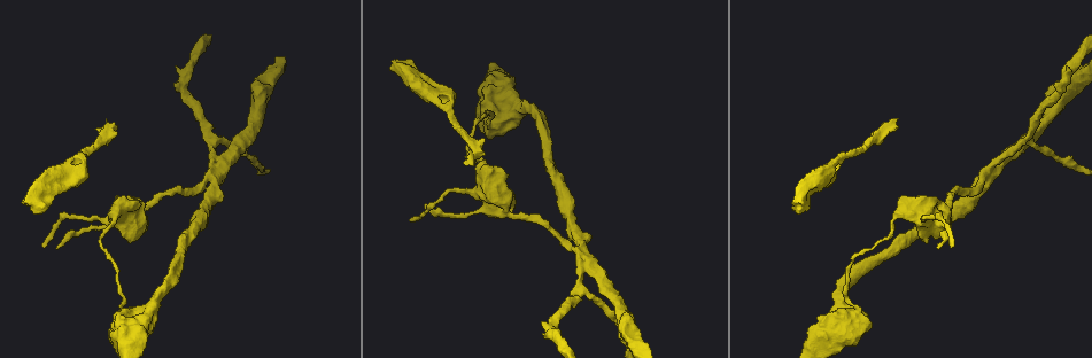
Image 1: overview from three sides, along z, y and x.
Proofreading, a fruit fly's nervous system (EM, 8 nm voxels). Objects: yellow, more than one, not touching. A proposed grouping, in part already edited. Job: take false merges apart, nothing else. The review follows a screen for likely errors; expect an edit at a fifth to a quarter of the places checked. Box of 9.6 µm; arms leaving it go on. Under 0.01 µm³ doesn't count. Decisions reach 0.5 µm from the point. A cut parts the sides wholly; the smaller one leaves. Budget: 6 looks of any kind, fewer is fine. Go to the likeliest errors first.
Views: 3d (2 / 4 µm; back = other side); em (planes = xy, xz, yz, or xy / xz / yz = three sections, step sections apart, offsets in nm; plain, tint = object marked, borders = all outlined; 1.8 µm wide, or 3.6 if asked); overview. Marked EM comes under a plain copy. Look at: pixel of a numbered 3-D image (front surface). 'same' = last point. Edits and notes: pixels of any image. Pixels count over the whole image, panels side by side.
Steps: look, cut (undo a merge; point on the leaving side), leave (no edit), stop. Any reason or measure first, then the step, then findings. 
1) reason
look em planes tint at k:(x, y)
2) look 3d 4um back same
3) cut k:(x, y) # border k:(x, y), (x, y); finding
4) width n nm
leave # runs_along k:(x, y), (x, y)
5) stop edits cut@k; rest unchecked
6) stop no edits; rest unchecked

calibre changes
look em 3.6um planes tint at 1:(147, 208)

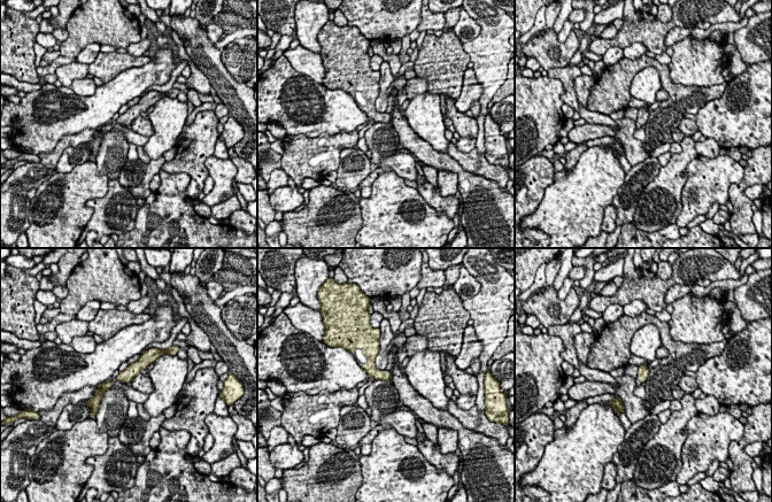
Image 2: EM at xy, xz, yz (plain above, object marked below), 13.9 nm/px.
leave # runs_along 2:(154, 356), (148, 356), (120, 378); continuous, no second neuron

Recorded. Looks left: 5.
a fork
look 3d 4um at 1:(580, 244)

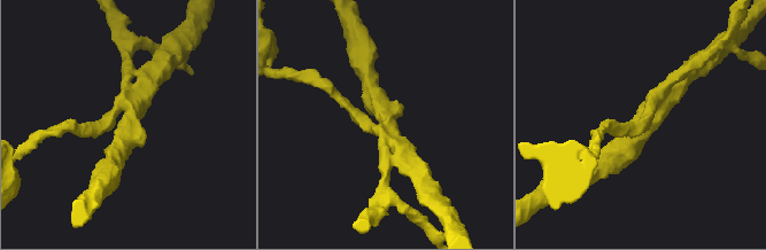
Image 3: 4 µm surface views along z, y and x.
arms 3; now the EM
look em 3.6um planes tint at 3:(387, 120)

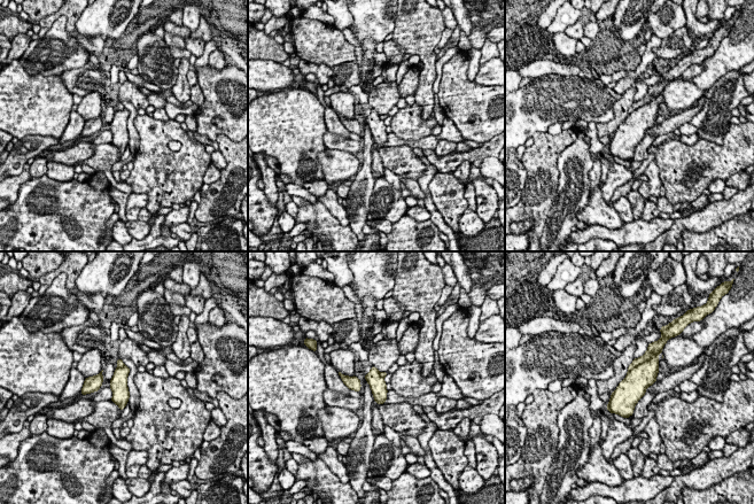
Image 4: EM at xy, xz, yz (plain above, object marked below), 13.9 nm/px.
width 240 nm
cut 4:(653, 348) # two neurons meet here

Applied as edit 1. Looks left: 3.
sudden change in width
look em 3.6um planes tint at 1:(88, 151)

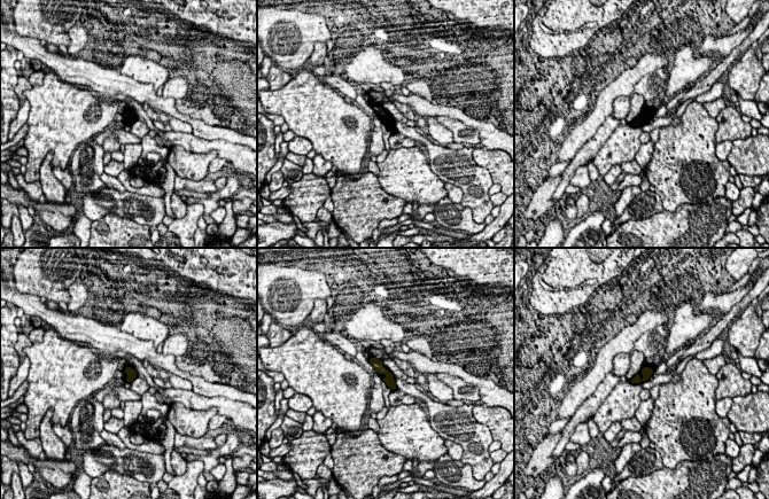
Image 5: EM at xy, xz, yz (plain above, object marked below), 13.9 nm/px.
width 120 nm
leave # runs_along 5:(372, 360), (388, 376), (393, 386); all the same neuron

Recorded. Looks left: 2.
stop edits cut@4; rest unchecked

